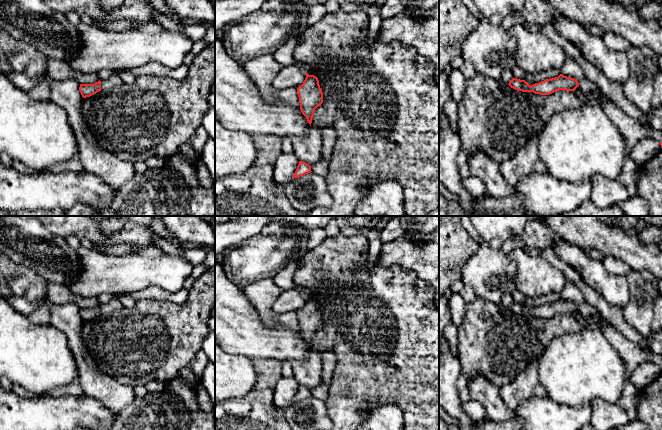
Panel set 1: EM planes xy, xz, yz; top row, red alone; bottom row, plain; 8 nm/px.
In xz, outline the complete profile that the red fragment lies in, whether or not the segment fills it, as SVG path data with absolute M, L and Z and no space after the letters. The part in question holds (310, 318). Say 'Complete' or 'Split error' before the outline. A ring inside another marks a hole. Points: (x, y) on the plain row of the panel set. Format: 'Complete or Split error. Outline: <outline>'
Complete. Outline: M306 297L303 308L297 312L300 334L311 350L315 333L323 327L323 317L319 304L314 299Z

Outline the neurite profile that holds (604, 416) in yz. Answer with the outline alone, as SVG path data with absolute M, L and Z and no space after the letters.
M601 398L594 399L590 407L590 424L596 430L619 428L630 421L627 412L622 407L617 404L609 403Z

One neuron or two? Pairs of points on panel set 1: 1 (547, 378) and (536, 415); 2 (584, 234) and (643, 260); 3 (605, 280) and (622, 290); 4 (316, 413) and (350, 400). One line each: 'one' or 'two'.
1: two
2: one
3: one
4: two

